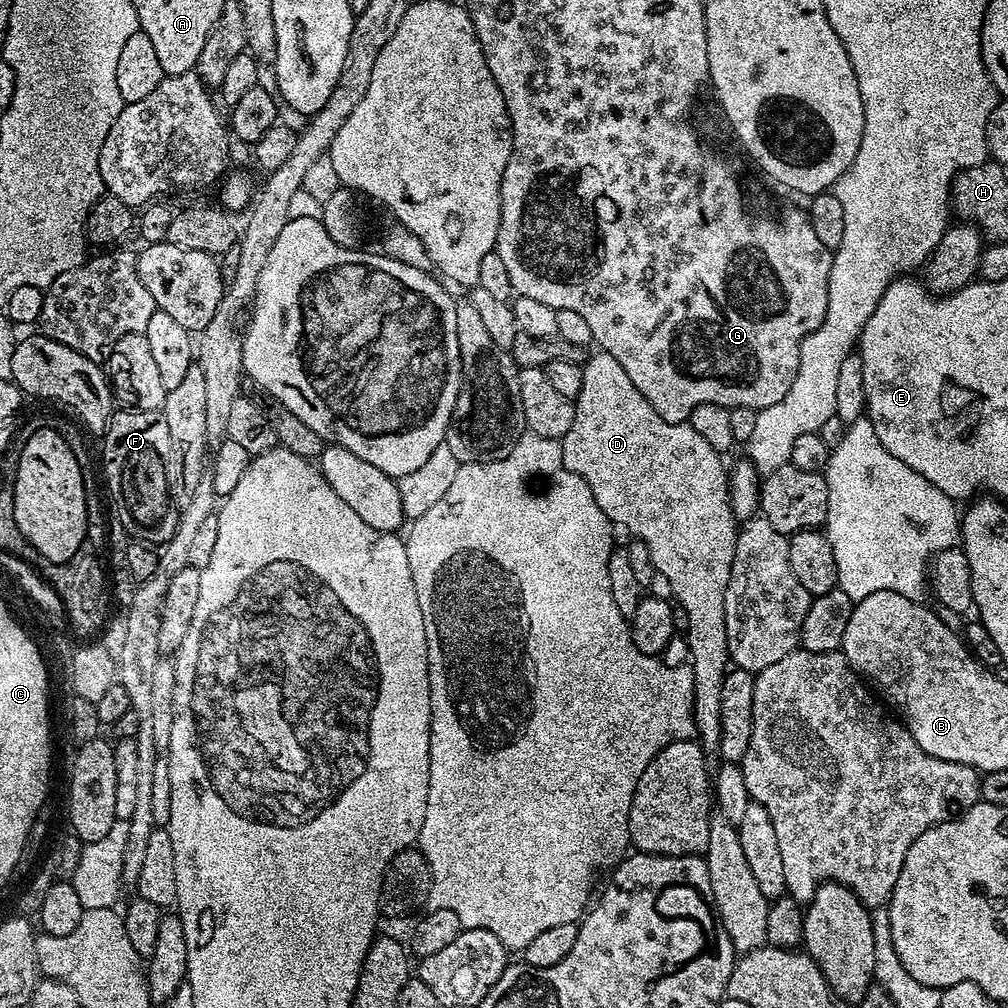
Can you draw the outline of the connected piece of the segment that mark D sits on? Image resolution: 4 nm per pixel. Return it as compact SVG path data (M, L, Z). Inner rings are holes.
M597 351L595 354L589 355L587 362L582 367L584 369L582 390L574 401L576 406L574 422L570 426L570 430L566 430L563 440L560 441L562 462L566 466L566 470L578 474L578 478L582 478L586 482L586 486L590 486L590 494L594 494L594 502L598 502L598 506L602 506L602 514L606 514L606 518L612 521L613 525L620 527L621 524L630 535L636 536L632 538L646 546L648 557L652 559L652 565L657 572L661 572L663 577L667 577L670 581L675 603L686 609L686 614L690 618L686 639L692 655L690 667L694 678L694 702L690 706L690 711L696 722L696 736L700 747L708 754L719 753L720 731L722 730L722 682L725 672L729 671L730 668L728 643L726 642L726 586L730 582L730 570L734 566L734 550L736 549L738 531L738 521L730 506L728 468L720 461L723 460L721 453L716 452L714 446L710 446L704 441L687 422L671 424L661 418L654 410L654 406L650 406L650 402L646 402L646 398L642 398L642 394L634 386L634 382L630 382L626 370L622 370L622 366L618 366L617 360L611 354Z

